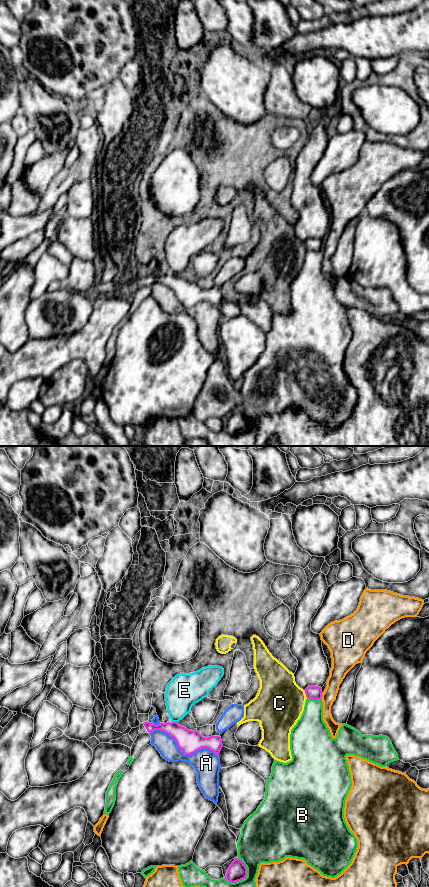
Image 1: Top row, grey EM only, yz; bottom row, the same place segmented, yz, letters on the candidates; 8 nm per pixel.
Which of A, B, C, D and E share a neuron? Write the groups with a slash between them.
A E / B / C / D

